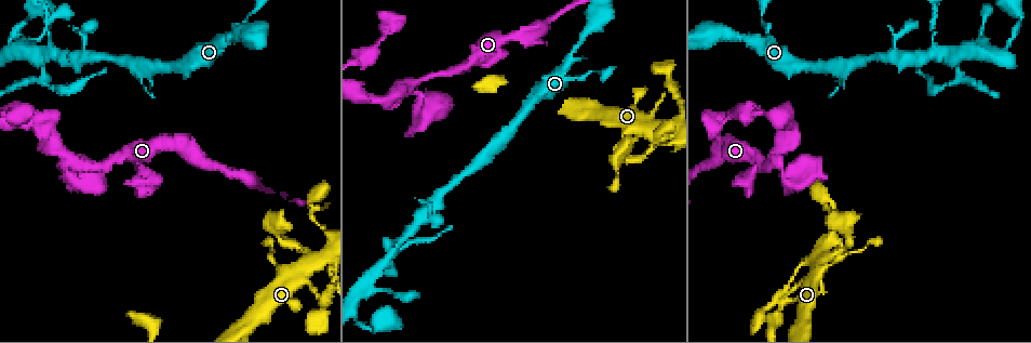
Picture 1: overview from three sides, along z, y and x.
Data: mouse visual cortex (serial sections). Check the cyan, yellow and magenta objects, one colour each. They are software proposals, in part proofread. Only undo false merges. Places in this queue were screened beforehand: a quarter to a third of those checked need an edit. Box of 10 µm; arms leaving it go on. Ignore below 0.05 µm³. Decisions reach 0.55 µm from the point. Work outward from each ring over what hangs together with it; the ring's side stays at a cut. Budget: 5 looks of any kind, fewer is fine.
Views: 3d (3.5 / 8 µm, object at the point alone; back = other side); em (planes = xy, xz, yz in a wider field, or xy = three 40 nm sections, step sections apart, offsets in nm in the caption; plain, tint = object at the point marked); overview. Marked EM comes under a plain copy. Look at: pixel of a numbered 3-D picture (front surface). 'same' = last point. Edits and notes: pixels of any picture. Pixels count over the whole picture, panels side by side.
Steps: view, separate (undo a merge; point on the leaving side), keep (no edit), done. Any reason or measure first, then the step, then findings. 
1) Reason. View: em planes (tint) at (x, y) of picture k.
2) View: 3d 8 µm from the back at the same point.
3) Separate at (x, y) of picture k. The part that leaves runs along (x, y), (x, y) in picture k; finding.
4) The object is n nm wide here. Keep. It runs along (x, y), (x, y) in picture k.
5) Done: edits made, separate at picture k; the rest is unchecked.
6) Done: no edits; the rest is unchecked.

Calibre changes. View: 3d 8 µm at (774, 161) of picture 1.

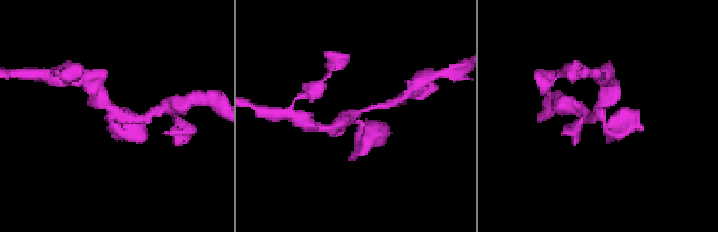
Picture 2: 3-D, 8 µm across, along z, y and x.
Closer look. View: 3d 3.5 µm at the same point.

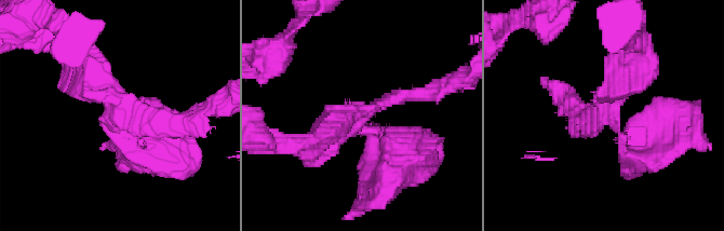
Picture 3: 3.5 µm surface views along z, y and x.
3 arms meet here; the arms are 200, 250, 350 nm wide. View: em xy step 3 (tint) at (369, 112) of picture 3.

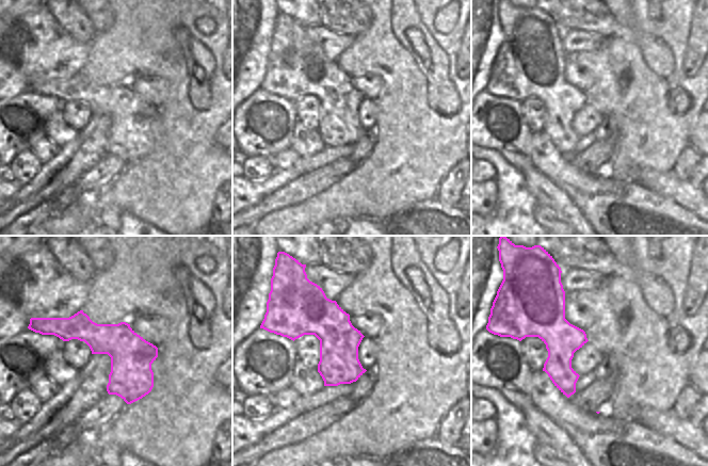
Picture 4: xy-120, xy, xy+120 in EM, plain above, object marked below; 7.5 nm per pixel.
Keep. It runs along (193, 119), (133, 122), (83, 63) in picture 3; continuous, no second cell.

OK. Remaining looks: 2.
Four-way junction. View: 3d 8 µm at (823, 261) of picture 1.

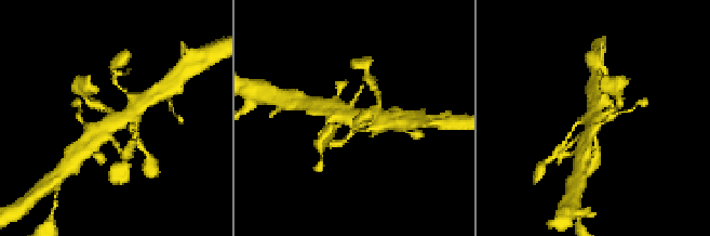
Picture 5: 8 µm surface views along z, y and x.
4 arms meet here; the arms are 150, 300, 300, 350 nm wide; need the tissue. View: em xy step 1 (tint) at the same point.

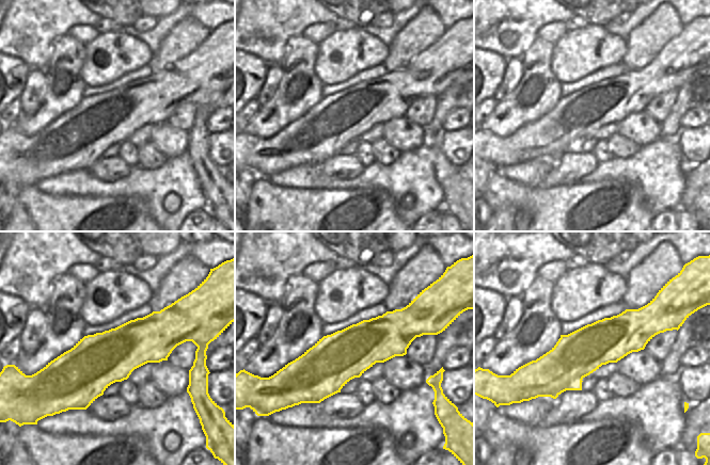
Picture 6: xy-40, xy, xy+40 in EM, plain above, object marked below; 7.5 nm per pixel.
The object is 380 nm wide here. Keep. It runs along (422, 330), (286, 369) in picture 6; continuous, no second cell.

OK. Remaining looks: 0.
Done: no edits; the rest is unchecked.

